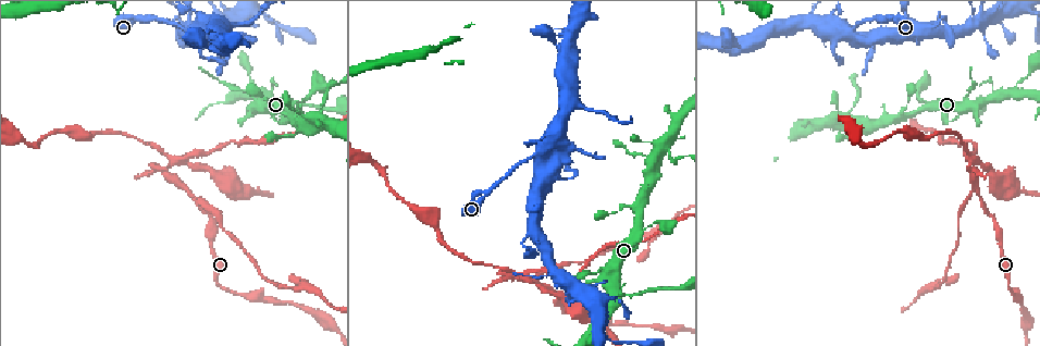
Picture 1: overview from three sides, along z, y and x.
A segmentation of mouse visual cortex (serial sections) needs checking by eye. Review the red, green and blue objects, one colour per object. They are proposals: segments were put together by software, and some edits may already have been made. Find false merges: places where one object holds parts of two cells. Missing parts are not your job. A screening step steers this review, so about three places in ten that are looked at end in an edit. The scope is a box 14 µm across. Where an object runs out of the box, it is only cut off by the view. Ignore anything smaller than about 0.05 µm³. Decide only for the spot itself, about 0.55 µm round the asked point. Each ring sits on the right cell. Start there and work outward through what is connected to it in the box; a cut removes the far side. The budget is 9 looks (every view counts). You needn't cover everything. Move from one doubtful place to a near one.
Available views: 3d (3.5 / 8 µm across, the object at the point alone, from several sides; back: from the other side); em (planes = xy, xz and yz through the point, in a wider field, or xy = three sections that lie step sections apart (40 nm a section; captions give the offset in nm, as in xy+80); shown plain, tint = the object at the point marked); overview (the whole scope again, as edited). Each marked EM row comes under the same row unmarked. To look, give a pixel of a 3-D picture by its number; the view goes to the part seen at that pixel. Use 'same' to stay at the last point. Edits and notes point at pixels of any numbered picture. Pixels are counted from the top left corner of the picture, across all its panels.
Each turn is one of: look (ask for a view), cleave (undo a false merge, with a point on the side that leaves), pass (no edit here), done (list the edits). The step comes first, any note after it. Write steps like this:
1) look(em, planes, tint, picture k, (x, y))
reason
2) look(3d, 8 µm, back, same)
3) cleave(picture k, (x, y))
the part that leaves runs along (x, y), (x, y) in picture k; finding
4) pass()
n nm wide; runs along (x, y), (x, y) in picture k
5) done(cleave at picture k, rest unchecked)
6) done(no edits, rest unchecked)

look(3d, 8 µm, picture 1, (558, 173))
thick turns thin

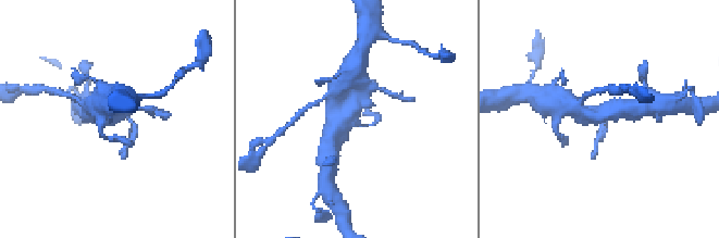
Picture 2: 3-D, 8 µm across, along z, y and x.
look(em, xy, step 3, tint, picture 2, (352, 117))
shape alone is not enough

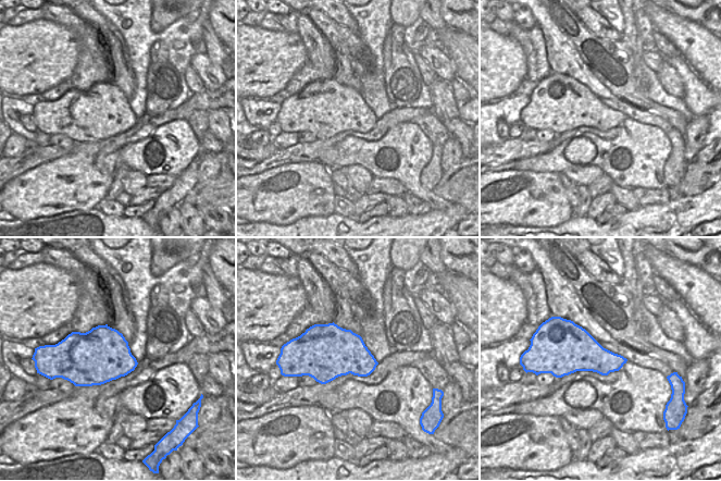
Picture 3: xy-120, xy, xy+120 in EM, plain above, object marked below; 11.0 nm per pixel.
pass()
arms of 100, 450 nm; runs along (336, 99), (362, 125), (379, 121) in picture 2; all the same cell

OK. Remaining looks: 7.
look(3d, 8 µm, picture 1, (847, 111))
sudden change in width

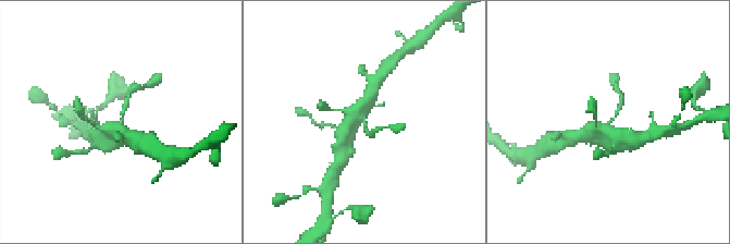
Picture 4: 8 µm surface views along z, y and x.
look(3d, 3.5 µm, picture 4, (366, 124))

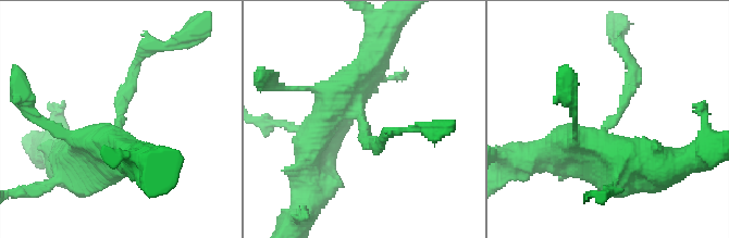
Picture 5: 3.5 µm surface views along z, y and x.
look(em, xy, step 5, tint, picture 5, (119, 126))
need the tissue

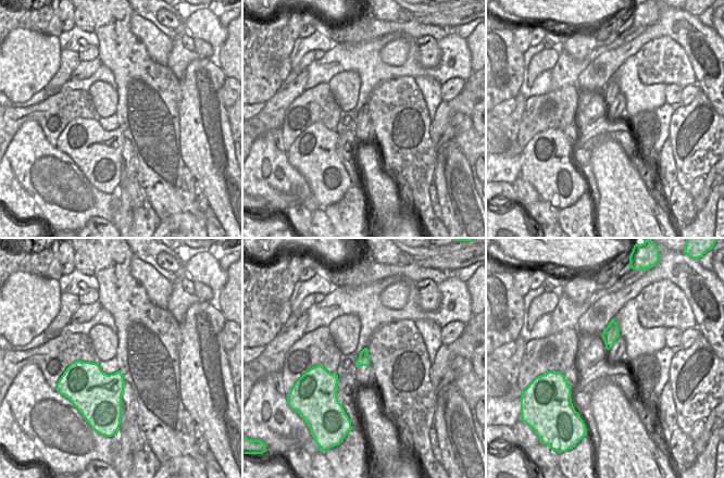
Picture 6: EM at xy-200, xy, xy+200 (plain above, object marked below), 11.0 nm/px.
pass()
140 nm wide; runs along (74, 154), (114, 141), (135, 67) in picture 5; all the same cell

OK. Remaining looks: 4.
look(3d, 3.5 µm, picture 1, (612, 295))
thin arm on a thick one

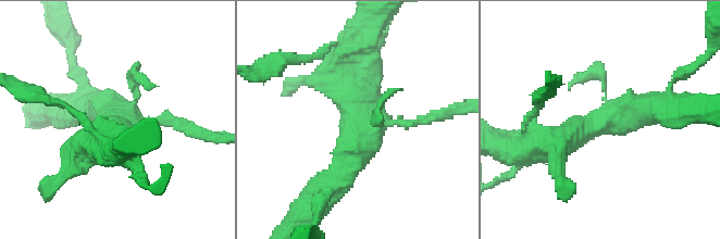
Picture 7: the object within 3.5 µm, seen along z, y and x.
cleave(picture 7, (431, 117))
the part that leaves runs along (396, 123), (430, 120), (462, 107) in picture 7; two cells meet here

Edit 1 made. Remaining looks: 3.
look(overview)
redraw

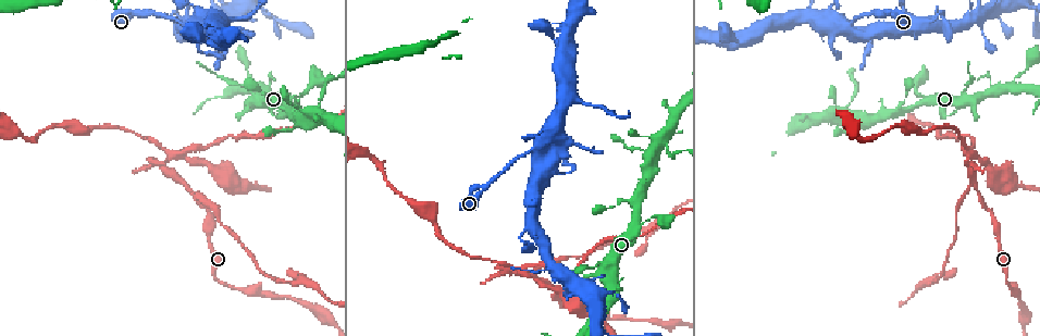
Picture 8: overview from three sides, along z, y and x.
look(3d, 3.5 µm, picture 8, (966, 21))
a fork

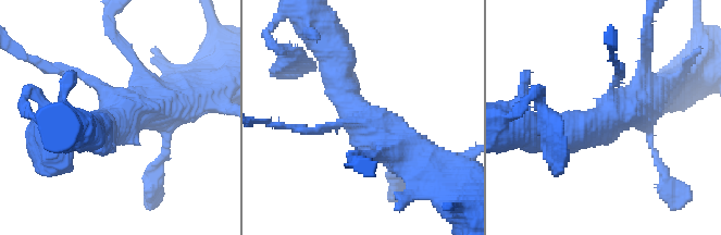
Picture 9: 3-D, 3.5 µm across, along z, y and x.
look(em, xy, step 2, tint, picture 9, (119, 112))
4 arms; arms of 150, 250, 500, 600 nm; now the EM

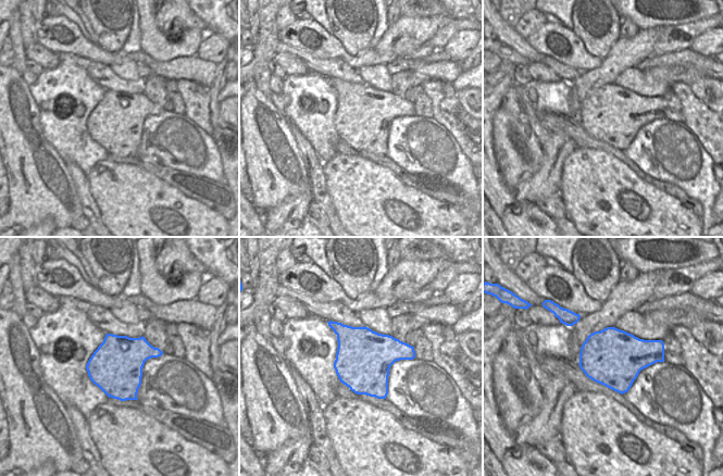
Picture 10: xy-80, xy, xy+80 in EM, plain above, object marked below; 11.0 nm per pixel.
pass()
runs along (335, 62), (356, 114), (422, 157) in picture 9; one cell here

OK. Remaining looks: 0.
done(cleave at picture 7, rest unchecked)

